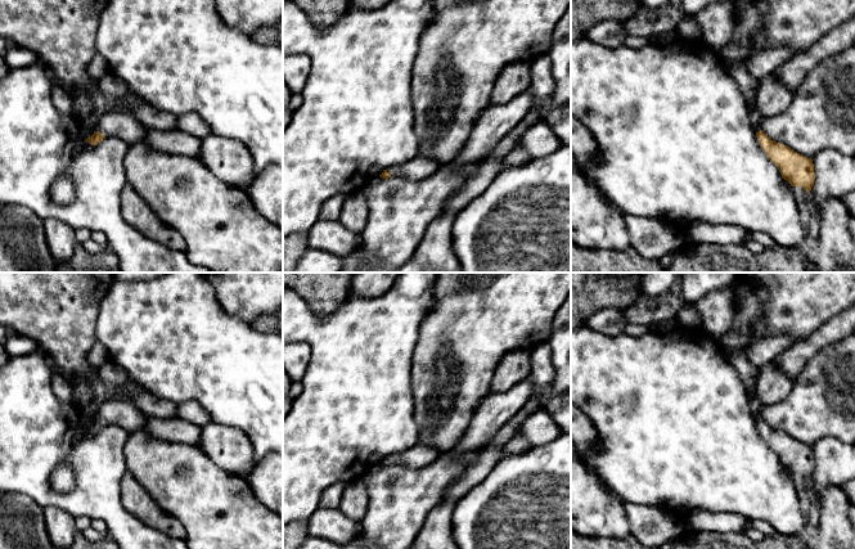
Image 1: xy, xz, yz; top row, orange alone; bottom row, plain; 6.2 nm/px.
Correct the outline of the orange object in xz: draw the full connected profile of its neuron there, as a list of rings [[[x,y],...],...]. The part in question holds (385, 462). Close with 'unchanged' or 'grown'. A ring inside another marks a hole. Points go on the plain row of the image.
[[[417,444],[405,453],[392,454],[383,458],[379,464],[383,467],[404,465],[411,469],[418,469],[436,460],[438,455],[440,453],[436,449],[423,444]]]; grown

